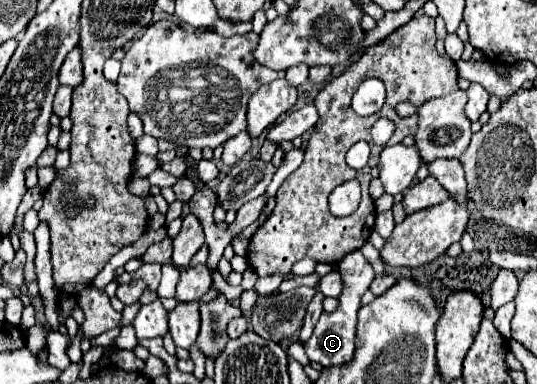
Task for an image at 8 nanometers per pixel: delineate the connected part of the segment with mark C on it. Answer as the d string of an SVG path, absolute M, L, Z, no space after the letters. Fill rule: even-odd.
M360 250L348 254L346 258L342 258L342 262L338 264L338 272L342 276L342 292L338 296L338 308L330 314L320 314L320 320L312 332L312 338L306 342L304 350L306 356L310 358L310 362L318 362L324 368L330 366L340 366L346 364L354 358L354 340L356 340L356 318L358 318L358 310L360 310L360 300L364 296L364 292L370 288L370 282L374 280L374 270L368 264L368 260L362 256Z

